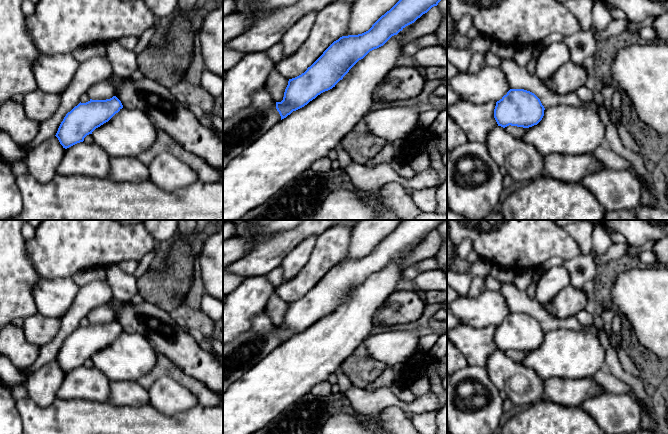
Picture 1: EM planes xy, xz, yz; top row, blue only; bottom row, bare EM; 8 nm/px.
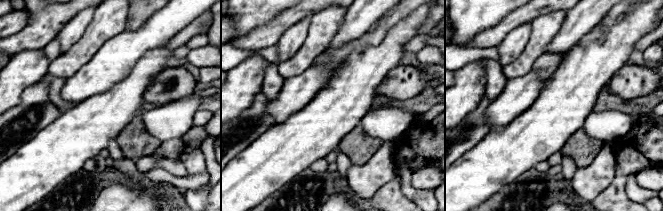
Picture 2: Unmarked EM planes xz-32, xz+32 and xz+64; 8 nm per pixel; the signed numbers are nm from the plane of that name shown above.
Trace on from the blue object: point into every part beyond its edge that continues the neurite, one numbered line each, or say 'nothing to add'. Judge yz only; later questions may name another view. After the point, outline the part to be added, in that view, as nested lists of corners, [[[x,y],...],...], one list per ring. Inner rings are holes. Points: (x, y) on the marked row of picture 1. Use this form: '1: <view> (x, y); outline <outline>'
1: yz (564, 129); outline [[[559,104],[545,108],[542,120],[529,128],[520,139],[531,144],[539,153],[549,154],[592,154],[600,145],[605,143],[605,126],[599,113],[589,107]]]

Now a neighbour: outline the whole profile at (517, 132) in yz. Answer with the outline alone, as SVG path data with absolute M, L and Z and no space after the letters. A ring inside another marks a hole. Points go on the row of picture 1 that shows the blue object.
M511 125L505 127L505 130L517 139L521 139L525 133L525 128Z

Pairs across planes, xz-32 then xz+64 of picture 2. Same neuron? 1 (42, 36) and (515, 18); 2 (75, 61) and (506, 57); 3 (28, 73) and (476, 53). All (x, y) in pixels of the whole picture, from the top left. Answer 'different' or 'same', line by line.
1: same
2: different
3: different

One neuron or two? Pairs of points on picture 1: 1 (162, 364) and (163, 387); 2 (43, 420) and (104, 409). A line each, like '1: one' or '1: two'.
1: two
2: one

